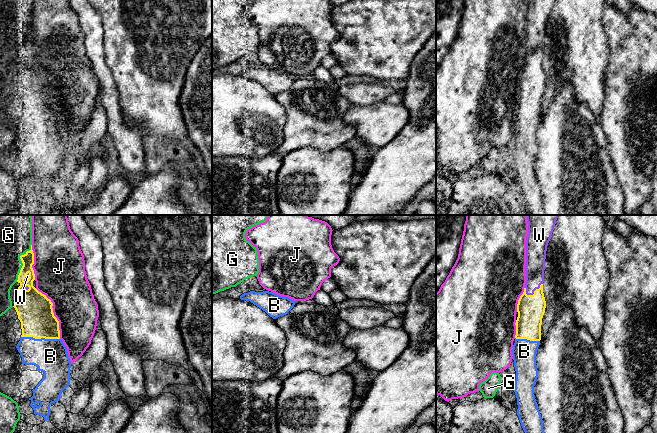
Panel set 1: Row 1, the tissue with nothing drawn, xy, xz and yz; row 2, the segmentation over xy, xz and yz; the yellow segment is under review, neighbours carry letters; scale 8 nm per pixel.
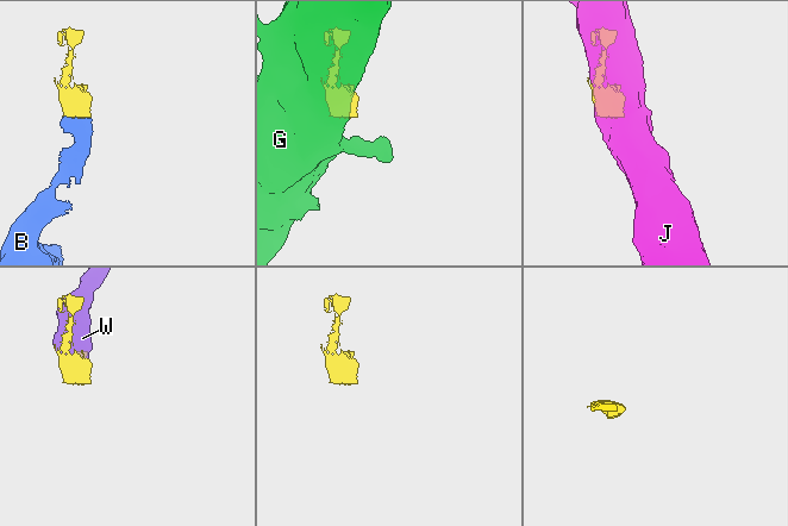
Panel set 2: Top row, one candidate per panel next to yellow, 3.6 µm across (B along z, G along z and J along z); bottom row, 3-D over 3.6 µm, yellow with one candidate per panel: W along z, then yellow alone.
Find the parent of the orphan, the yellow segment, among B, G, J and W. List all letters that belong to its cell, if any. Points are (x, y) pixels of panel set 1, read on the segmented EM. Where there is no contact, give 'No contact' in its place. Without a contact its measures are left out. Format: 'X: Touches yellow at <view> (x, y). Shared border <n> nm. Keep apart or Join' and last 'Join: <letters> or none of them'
B: Touches yellow at xy (40, 338). Shared border 320 nm. Join
G: Touches yellow at xy (21, 260). Shared border 320 nm. Keep apart
J: Touches yellow at xy (52, 312). Shared border 460 nm. Keep apart
W: Touches yellow at yz (534, 292). Shared border 170 nm. Join
Join: B, W

